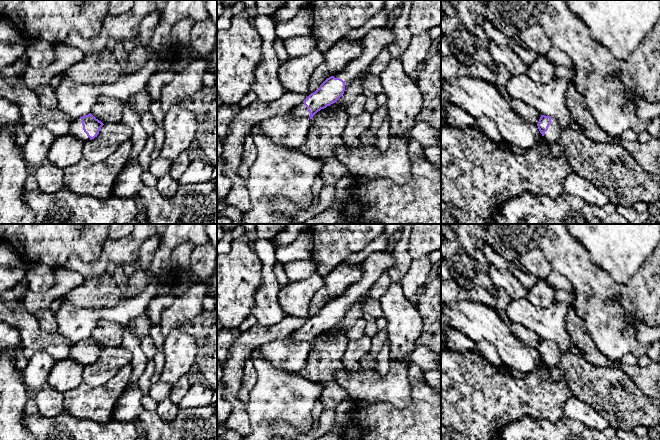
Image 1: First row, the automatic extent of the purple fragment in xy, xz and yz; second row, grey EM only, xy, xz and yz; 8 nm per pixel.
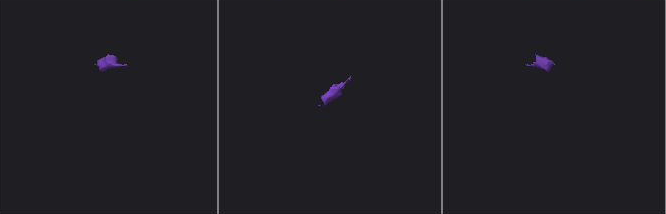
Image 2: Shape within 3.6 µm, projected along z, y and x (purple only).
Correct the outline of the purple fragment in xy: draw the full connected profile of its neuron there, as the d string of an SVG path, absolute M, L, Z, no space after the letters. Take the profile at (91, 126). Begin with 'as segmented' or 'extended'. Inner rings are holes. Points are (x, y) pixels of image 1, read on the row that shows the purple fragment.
extended; M89 113L88 115L75 119L68 133L83 142L87 142L97 137L103 125L101 121Z

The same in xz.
extended; M392 26L371 29L361 39L360 56L350 62L342 71L327 78L315 92L296 106L292 110L294 116L312 119L318 111L335 103L344 94L347 86L358 75L367 72L372 61L382 50L388 49L394 41L395 34Z

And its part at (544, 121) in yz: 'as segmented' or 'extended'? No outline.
extended

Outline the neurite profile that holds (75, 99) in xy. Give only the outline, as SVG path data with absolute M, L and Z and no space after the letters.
M149 59L136 72L114 83L89 84L63 78L55 89L57 109L75 120L91 113L94 104L104 97L112 97L122 103L130 96L146 88L149 78L156 72L156 61Z

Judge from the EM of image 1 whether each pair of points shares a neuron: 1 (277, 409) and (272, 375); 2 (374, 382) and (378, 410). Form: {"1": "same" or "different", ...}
{"1": "same", "2": "different"}

